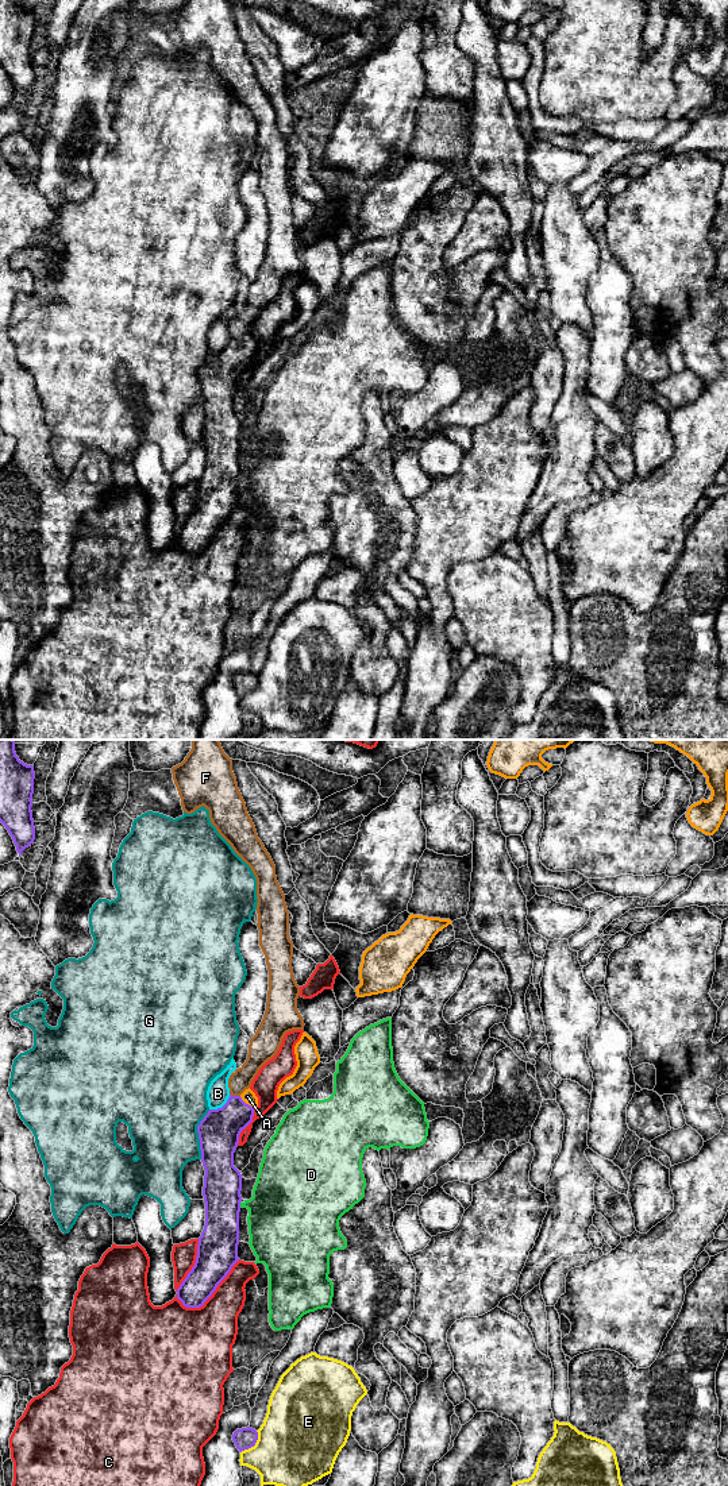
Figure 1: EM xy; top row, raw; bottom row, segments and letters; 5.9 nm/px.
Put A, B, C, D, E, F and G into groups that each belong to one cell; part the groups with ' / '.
A / B / C / D / E / F / G

